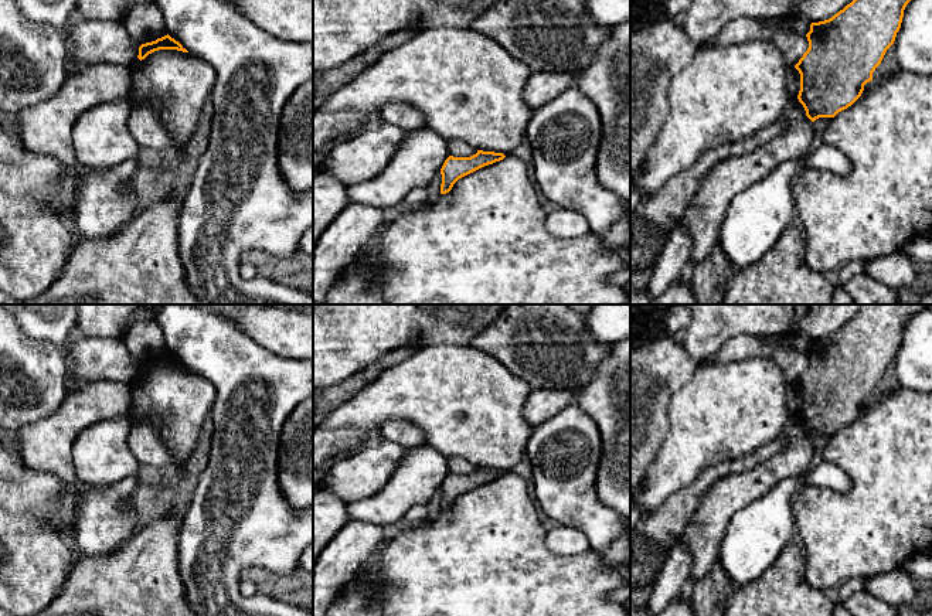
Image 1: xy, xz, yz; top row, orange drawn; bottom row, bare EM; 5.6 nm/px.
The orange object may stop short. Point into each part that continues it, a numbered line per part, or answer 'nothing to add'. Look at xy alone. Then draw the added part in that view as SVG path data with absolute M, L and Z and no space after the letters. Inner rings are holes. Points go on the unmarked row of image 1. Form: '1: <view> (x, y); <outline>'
nothing to add

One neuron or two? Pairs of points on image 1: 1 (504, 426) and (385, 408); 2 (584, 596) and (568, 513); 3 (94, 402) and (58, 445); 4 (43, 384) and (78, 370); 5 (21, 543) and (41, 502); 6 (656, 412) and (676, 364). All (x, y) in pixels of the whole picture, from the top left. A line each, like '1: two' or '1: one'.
1: one
2: two
3: one
4: two
5: two
6: one

